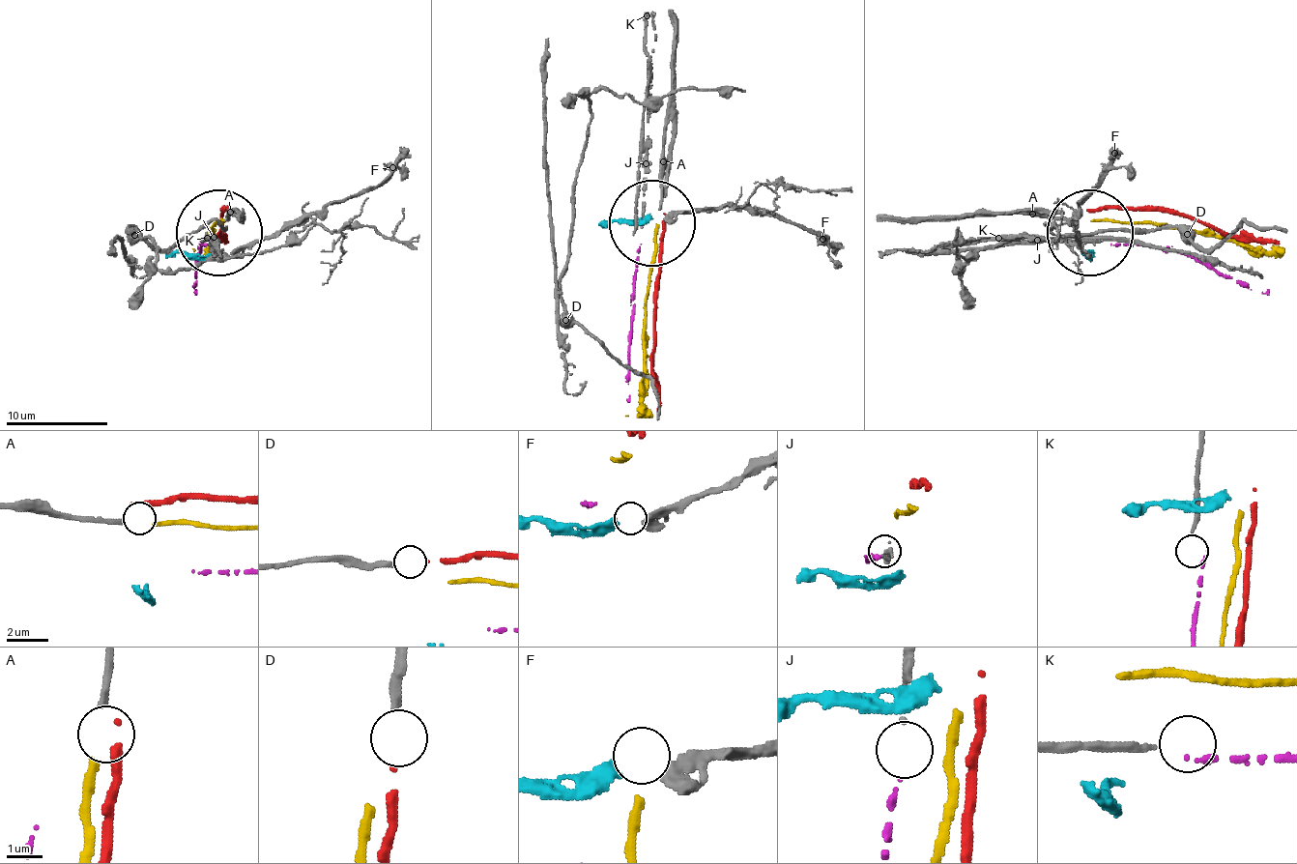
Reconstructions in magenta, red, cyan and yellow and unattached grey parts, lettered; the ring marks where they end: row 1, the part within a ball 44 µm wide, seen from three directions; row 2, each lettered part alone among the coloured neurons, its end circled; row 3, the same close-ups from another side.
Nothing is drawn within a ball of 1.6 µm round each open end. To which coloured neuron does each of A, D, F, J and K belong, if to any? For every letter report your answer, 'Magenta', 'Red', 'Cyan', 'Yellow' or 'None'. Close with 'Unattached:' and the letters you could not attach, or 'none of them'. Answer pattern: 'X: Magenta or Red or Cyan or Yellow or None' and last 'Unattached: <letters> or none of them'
A: Yellow
D: Red
F: Cyan
J: Magenta
K: None
Unattached: K

